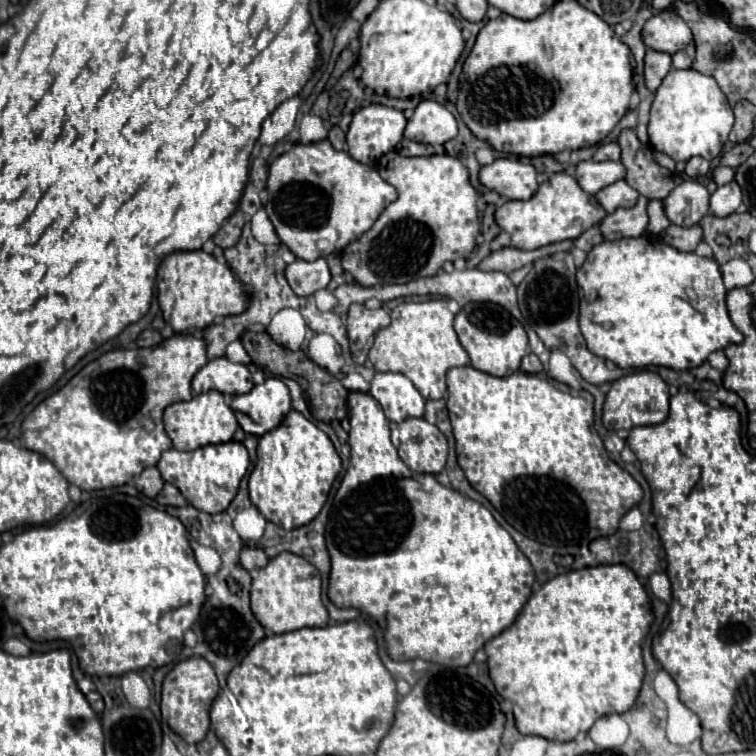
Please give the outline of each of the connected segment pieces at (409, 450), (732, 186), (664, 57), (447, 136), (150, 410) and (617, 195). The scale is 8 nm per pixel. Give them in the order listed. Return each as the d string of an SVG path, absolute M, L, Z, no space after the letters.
M406 418L391 429L391 441L398 449L400 458L416 472L422 474L438 474L446 466L446 456L448 456L448 442L444 434L428 424L424 418Z
M728 182L724 186L718 186L718 190L710 198L710 212L714 216L728 216L736 212L736 208L742 204L742 190L736 182Z
M646 50L646 86L650 92L656 92L660 82L664 80L664 76L670 72L672 68L672 56L666 52L658 52L658 50Z
M424 100L416 106L414 116L408 120L404 136L424 144L446 144L458 134L456 118L438 102Z
M174 334L172 338L160 342L158 346L152 348L138 348L138 350L112 350L106 352L100 360L94 360L90 364L86 364L72 380L68 380L68 384L64 388L60 388L56 394L48 396L44 402L40 402L22 422L22 442L26 448L32 448L34 452L40 452L42 456L48 456L48 460L52 460L52 464L56 464L56 468L60 468L60 472L64 472L64 478L70 484L76 484L80 490L102 490L102 488L112 488L112 486L122 486L126 484L130 478L138 476L144 468L148 466L156 466L156 462L160 460L160 454L164 450L172 448L172 440L168 438L166 430L164 430L164 422L162 422L162 414L164 408L170 406L172 402L178 400L190 400L192 398L192 390L190 390L190 382L192 376L208 362L206 352L204 352L204 340L202 338L194 338L194 336L184 336L184 334Z
M618 180L616 184L610 184L608 188L602 188L598 194L596 194L596 200L600 202L600 206L606 210L606 212L614 212L616 208L632 208L638 200L638 192L628 186L624 180Z

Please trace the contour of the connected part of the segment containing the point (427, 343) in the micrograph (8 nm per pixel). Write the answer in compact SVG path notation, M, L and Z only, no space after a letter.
M415 296L405 299L400 306L396 306L392 312L390 312L391 320L388 328L382 328L376 338L374 338L374 344L370 348L370 354L368 354L368 360L370 364L378 370L378 372L400 372L404 376L408 376L414 386L418 388L418 392L426 398L426 400L436 400L436 398L442 398L446 394L446 372L454 366L466 366L470 362L466 350L460 346L458 342L458 336L454 332L454 319L456 313L451 307L450 300L443 296Z

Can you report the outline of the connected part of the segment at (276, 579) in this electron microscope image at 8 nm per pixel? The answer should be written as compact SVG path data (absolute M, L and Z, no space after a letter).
M280 552L258 572L258 578L252 580L250 590L250 608L256 620L272 630L274 634L292 632L306 626L326 626L328 612L322 604L322 580L318 570L308 564L302 556L292 552Z

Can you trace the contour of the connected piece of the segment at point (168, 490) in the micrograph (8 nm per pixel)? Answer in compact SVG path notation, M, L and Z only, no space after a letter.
M164 484L162 492L156 496L156 502L162 506L186 506L184 496L180 494L180 490L172 484Z

